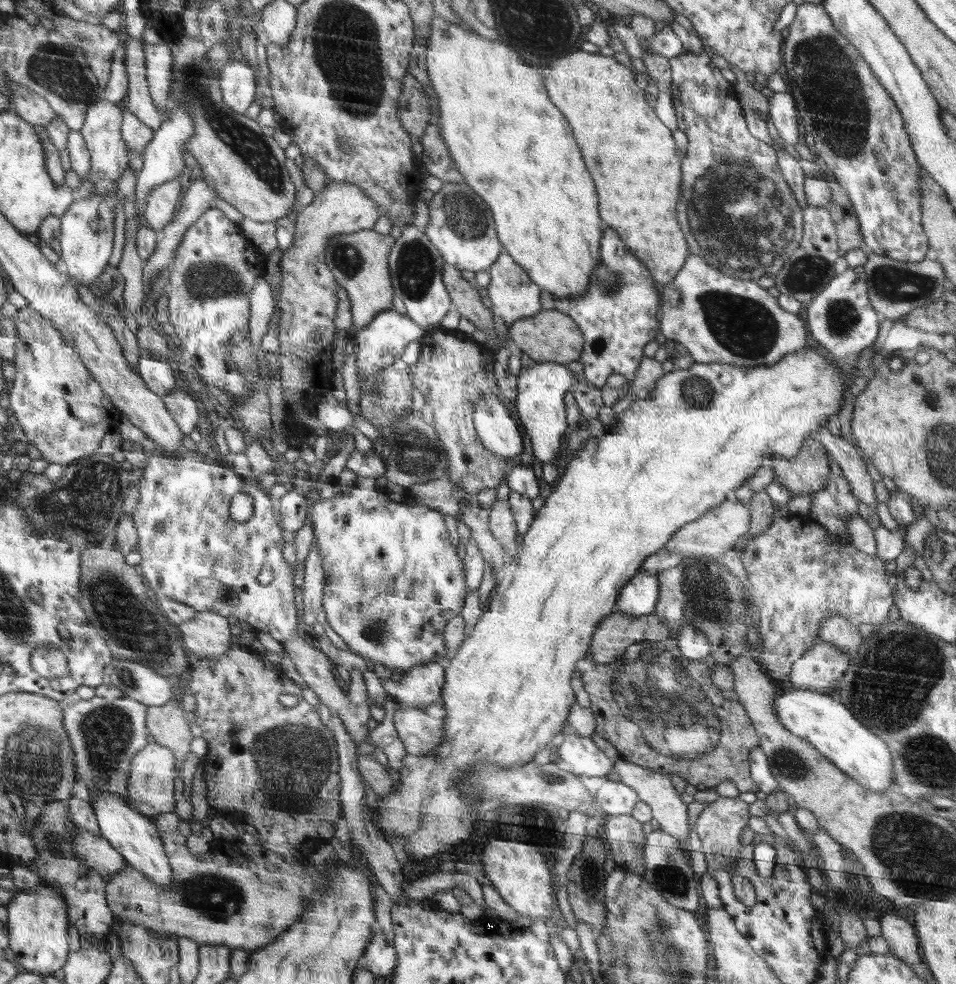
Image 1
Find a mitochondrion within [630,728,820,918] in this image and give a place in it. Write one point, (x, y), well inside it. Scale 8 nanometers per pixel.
(668, 877)

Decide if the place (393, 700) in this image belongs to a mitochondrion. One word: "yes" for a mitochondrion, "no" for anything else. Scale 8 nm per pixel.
no

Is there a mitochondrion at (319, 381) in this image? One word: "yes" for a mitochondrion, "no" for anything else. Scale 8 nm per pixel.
no

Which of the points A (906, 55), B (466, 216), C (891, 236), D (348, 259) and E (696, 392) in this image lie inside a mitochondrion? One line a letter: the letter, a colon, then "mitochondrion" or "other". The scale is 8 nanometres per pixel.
A: other
B: mitochondrion
C: other
D: mitochondrion
E: mitochondrion

